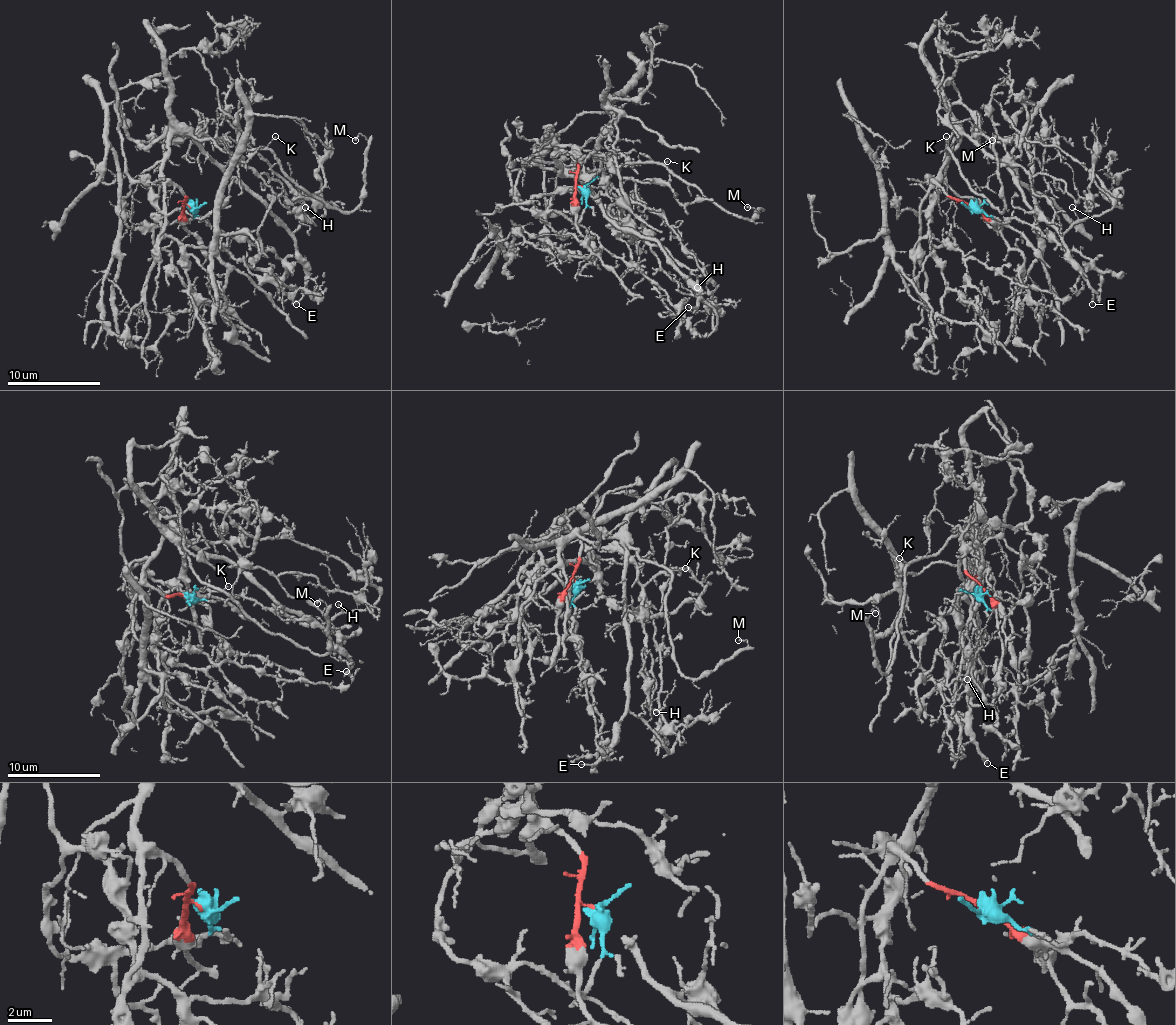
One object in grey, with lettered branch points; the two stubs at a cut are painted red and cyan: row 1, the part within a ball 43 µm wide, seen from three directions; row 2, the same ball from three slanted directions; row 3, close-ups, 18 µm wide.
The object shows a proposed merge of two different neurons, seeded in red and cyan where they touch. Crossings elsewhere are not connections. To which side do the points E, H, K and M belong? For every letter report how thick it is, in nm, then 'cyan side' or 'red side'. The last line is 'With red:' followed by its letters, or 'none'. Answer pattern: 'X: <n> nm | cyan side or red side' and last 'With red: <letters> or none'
E: 130 nm | red side
H: 90 nm | red side
K: 90 nm | red side
M: 120 nm | red side
With red: E, H, K, M

